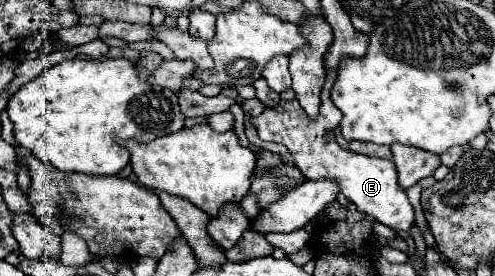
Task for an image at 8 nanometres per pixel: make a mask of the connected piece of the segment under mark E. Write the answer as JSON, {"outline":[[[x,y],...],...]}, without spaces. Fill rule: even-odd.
{"outline":[[[337,70],[327,72],[327,80],[321,92],[321,110],[317,118],[309,118],[297,100],[281,102],[277,108],[265,108],[263,114],[253,118],[259,138],[265,142],[279,142],[287,146],[295,164],[299,166],[299,170],[305,174],[307,180],[321,180],[321,178],[337,180],[343,196],[347,196],[347,200],[353,202],[359,208],[359,212],[373,216],[375,220],[383,222],[395,232],[409,232],[415,220],[415,212],[413,206],[409,204],[405,190],[399,188],[393,162],[343,150],[339,144],[335,144],[335,138],[325,138],[325,132],[337,128],[337,124],[341,122],[341,112],[331,102],[331,88],[335,80],[337,80]]]}

